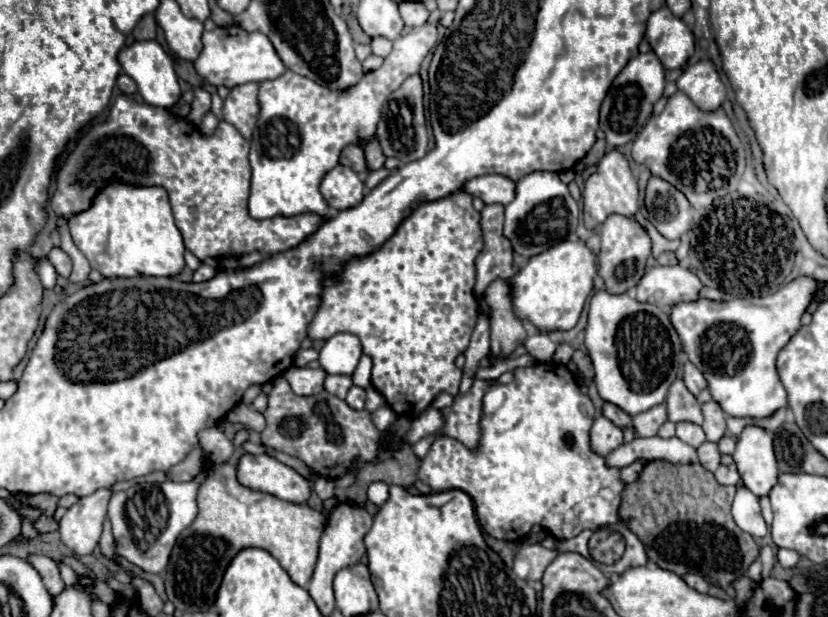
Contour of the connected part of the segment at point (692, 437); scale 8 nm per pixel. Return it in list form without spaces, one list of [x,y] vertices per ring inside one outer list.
[[[676,423],[676,437],[692,447],[700,447],[706,441],[702,427],[694,423]]]

